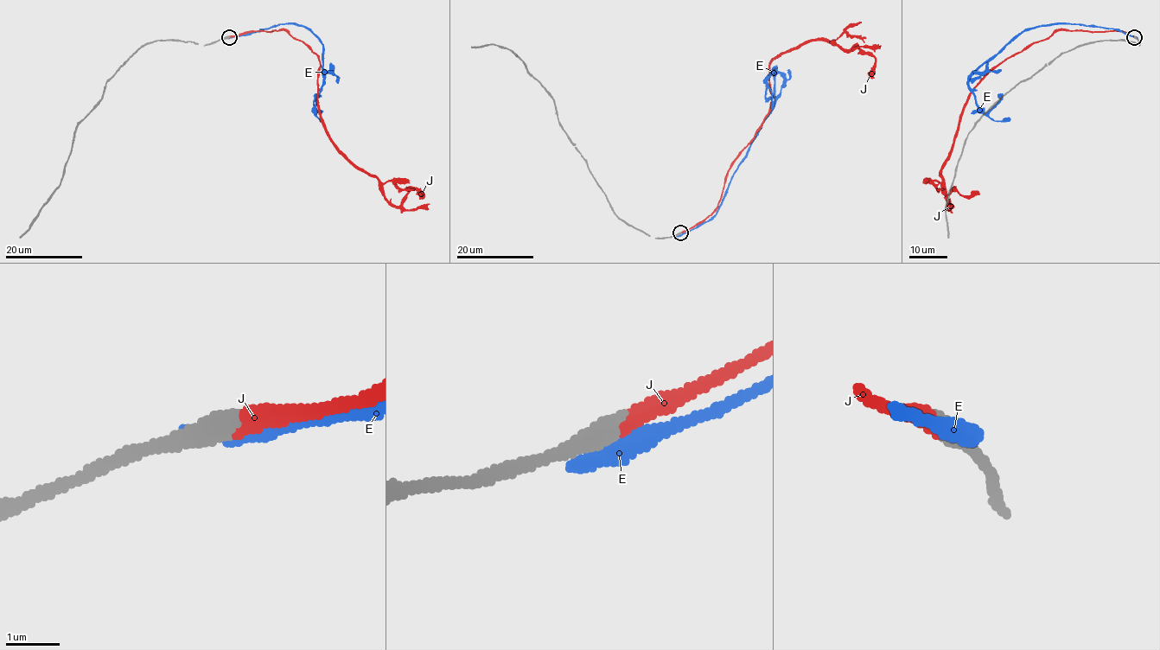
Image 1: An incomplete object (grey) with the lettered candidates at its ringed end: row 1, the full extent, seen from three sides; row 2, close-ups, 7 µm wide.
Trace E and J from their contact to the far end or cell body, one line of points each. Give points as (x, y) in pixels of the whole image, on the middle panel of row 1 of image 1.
E: (679, 234), (697, 228), (717, 213), (730, 178), (774, 105), (774, 67), (767, 86), (772, 94), (772, 109)
J: (681, 232), (714, 210), (770, 105), (769, 63), (779, 54), (806, 41), (857, 47), (875, 60), (870, 78)

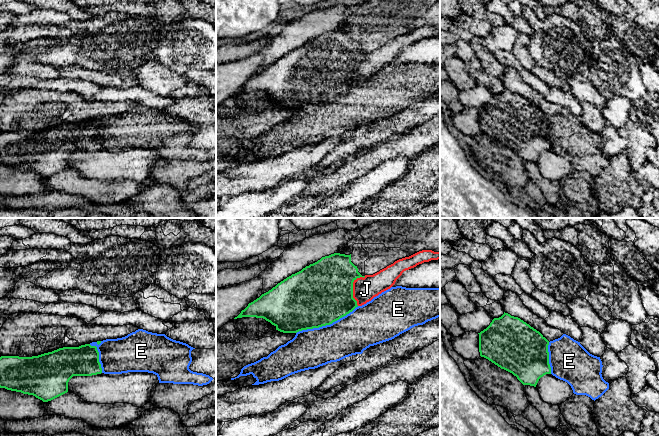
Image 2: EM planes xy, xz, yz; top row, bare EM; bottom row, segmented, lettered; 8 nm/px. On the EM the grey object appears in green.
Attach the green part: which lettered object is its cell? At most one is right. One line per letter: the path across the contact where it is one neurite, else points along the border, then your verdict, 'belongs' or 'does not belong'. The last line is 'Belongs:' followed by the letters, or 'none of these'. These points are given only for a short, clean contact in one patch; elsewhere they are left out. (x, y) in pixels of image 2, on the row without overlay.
E: does not belong
J: belongs
Belongs: J

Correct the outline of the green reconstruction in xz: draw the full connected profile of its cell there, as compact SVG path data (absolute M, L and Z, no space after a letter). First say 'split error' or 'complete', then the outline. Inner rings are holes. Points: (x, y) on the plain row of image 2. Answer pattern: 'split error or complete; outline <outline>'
split error; outline M422 26L393 40L373 51L362 52L357 42L351 38L351 30L334 29L322 33L301 47L287 53L268 68L249 79L235 93L263 94L283 109L297 109L302 106L330 101L352 88L356 83L371 77L374 73L390 65L406 46L424 38L440 35L440 28Z

